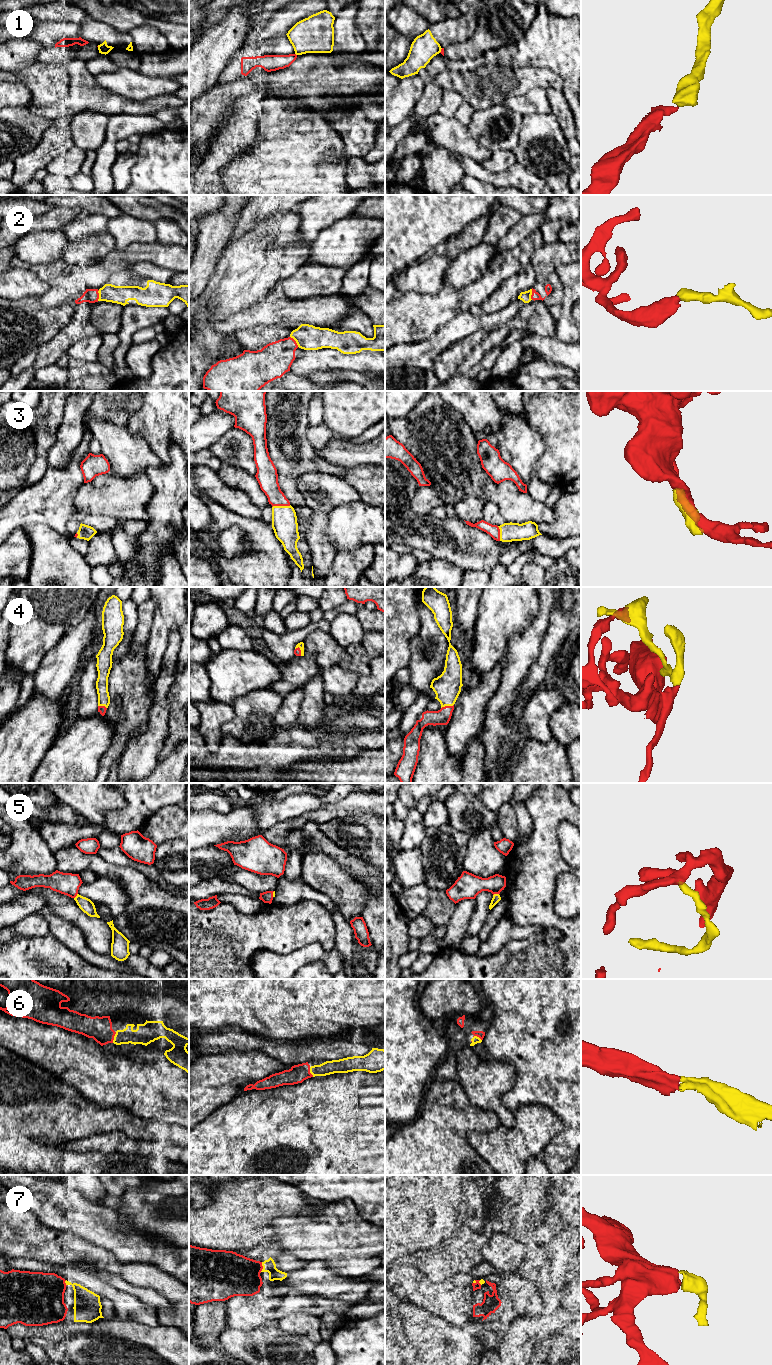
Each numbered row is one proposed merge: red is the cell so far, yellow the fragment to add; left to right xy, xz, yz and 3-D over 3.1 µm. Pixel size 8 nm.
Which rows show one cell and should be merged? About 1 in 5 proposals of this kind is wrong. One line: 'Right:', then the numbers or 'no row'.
Right: 2, 3, 4, 5, 6, 7

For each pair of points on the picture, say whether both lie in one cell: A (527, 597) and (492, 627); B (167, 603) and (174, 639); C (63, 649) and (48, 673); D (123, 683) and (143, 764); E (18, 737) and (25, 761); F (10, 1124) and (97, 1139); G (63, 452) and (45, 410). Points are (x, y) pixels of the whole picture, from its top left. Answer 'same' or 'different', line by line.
A: same
B: different
C: same
D: different
E: same
F: different
G: different

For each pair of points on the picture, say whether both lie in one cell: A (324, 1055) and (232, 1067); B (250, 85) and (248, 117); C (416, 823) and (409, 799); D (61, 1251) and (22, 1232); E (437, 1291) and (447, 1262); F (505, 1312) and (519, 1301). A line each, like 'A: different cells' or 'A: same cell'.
A: different cells
B: different cells
C: different cells
D: same cell
E: different cells
F: different cells

